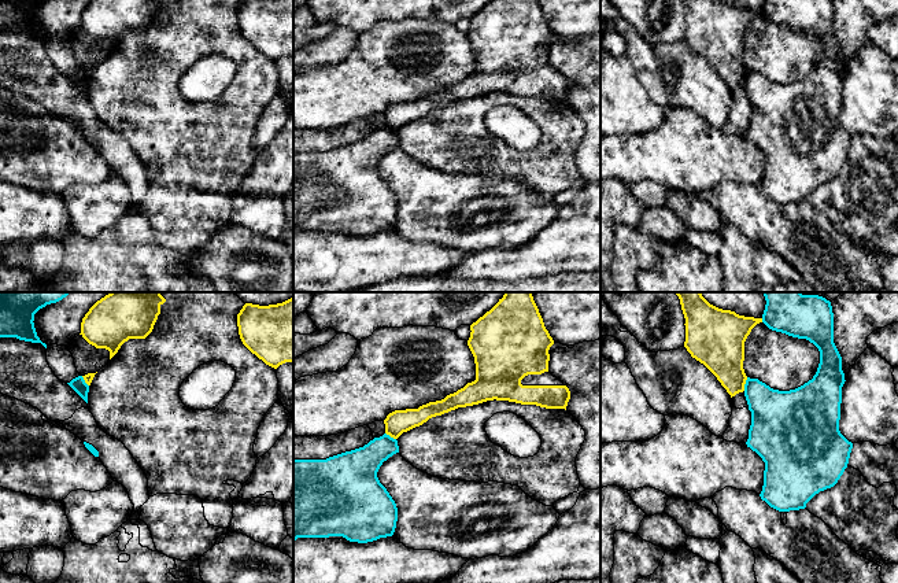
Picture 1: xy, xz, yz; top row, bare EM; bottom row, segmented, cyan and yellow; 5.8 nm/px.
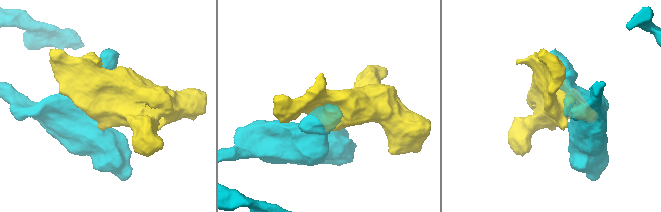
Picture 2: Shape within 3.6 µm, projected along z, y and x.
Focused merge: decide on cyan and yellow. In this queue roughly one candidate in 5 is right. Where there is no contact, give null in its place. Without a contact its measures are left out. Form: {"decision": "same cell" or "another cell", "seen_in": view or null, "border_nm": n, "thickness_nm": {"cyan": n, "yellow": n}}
{"decision": "another cell", "seen_in": "yz", "border_nm": 80, "thickness_nm": {"cyan": 280, "yellow": 280}}

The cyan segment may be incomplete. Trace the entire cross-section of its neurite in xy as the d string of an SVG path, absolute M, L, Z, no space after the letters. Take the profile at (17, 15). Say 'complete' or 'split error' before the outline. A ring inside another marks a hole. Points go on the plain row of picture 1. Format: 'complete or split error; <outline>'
complete; M0 0L0 30L16 30L19 33L41 36L45 41L47 37L40 33L34 21L34 7L43 0Z

